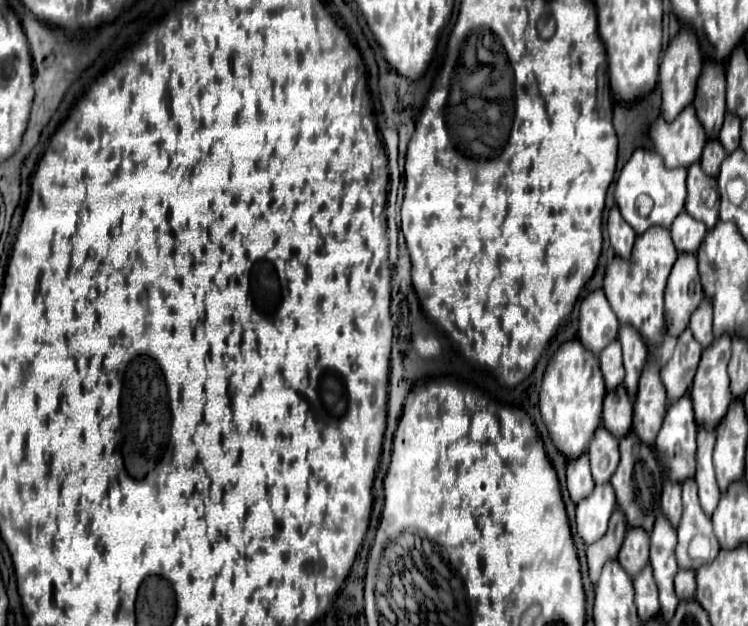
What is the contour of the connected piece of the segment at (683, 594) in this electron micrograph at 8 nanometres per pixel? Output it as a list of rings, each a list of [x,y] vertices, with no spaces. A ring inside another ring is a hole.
[[[678,571],[676,575],[676,597],[680,601],[694,599],[696,593],[696,575],[694,571]]]

